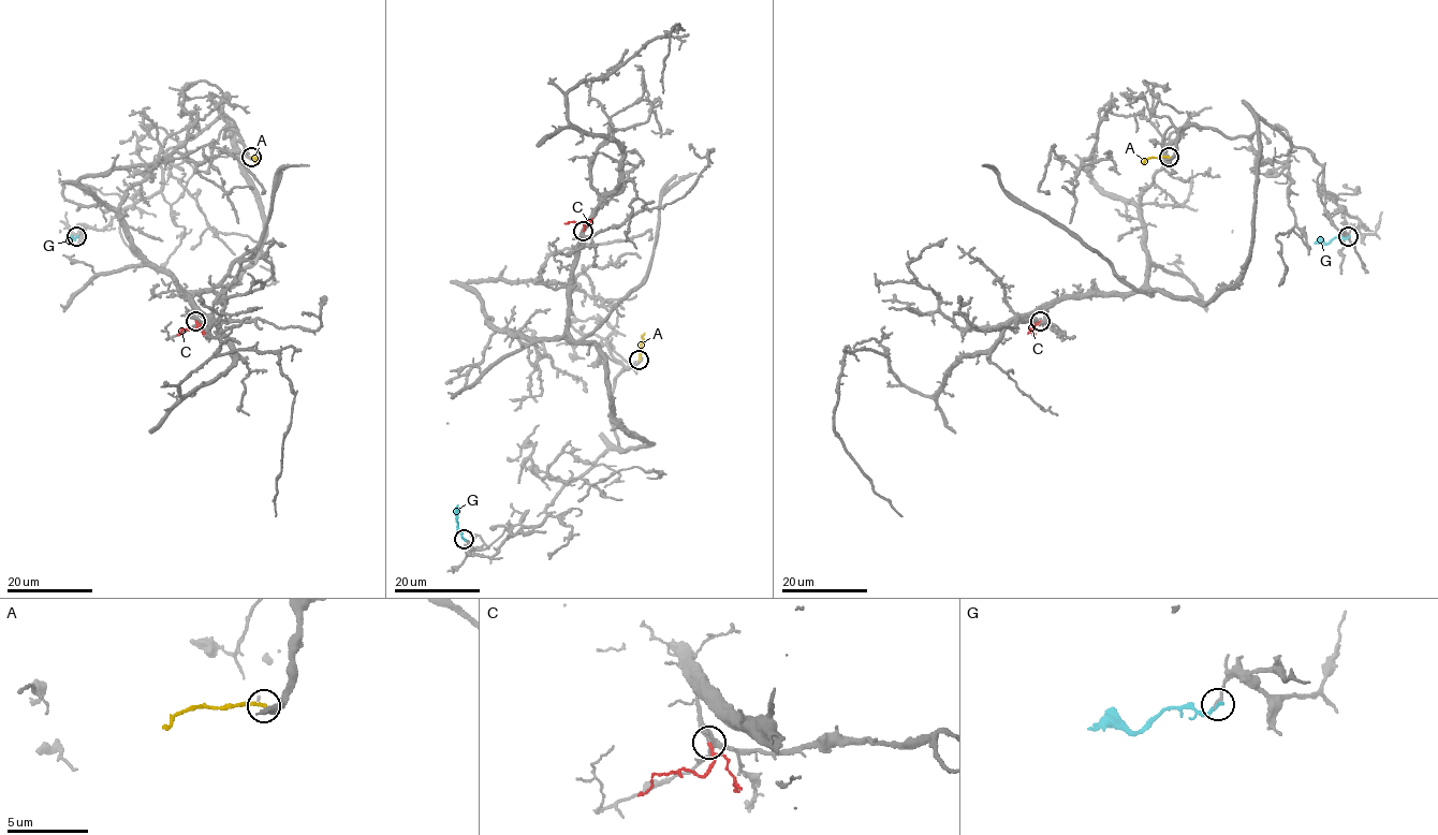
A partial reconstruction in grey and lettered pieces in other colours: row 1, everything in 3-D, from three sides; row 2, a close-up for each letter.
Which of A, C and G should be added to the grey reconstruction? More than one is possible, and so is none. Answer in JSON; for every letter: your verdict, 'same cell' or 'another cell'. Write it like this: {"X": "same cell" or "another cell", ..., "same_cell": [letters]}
{"A": "another cell", "C": "same cell", "G": "another cell", "same_cell": ["C"]}

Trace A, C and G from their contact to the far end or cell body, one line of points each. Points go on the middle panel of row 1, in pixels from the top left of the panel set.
A: (640, 360), (644, 333)
C: (584, 230), (582, 222), (565, 222)
G: (464, 539), (458, 525), (457, 504)

